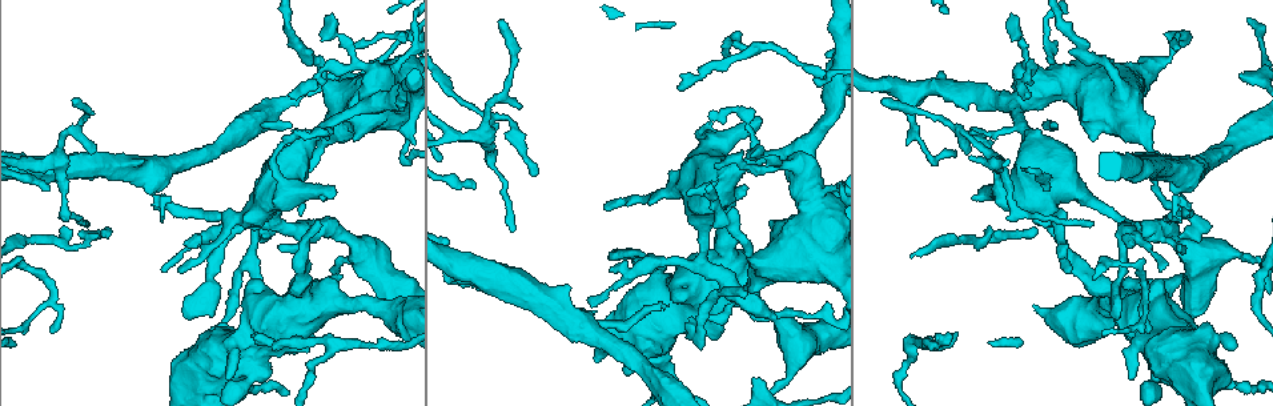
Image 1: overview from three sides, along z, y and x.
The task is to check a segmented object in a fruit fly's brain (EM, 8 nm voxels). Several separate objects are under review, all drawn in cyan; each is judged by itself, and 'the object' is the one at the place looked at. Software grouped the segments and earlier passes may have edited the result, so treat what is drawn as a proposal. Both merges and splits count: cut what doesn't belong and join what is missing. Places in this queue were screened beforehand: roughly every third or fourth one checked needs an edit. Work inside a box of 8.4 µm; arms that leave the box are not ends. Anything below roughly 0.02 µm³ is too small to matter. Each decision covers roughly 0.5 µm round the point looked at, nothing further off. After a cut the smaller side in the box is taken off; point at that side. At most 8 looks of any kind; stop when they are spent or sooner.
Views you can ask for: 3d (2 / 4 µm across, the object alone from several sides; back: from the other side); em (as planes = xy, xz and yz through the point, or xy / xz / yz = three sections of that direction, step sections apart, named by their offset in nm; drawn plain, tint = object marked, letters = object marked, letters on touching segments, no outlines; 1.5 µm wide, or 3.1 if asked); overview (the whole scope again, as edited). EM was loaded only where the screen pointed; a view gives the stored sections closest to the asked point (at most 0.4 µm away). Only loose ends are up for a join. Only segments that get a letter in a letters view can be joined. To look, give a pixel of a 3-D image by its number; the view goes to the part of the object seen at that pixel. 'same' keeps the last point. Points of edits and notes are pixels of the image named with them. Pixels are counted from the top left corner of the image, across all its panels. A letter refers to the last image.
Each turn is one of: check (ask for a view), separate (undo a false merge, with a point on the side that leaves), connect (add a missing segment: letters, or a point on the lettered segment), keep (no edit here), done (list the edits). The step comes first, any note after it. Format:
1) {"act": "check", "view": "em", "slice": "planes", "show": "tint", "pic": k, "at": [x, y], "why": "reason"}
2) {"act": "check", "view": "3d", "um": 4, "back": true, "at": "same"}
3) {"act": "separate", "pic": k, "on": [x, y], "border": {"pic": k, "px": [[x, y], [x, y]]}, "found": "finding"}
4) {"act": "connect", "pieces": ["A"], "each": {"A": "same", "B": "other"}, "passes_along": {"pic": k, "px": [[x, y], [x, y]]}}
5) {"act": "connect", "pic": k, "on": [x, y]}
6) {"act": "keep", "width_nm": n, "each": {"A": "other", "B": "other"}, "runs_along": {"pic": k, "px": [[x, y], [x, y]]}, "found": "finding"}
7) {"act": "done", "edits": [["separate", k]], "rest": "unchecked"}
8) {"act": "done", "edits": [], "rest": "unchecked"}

{"act": "check", "view": "em", "slice": "planes", "show": "letters", "pic": 1, "at": [326, 196], "why": "free end"}

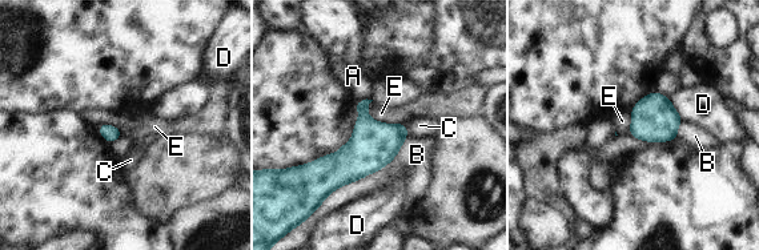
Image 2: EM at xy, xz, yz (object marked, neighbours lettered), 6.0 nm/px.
{"act": "keep", "each": {"A": "other", "B": "other", "C": "other", "D": "other", "E": "other"}, "border": {"pic": 2, "px": [[406, 137], [314, 210]]}, "found": "none of them fits"}

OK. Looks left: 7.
{"act": "check", "view": "3d", "um": 2, "pic": 1, "at": [226, 376], "why": "branch stops here"}

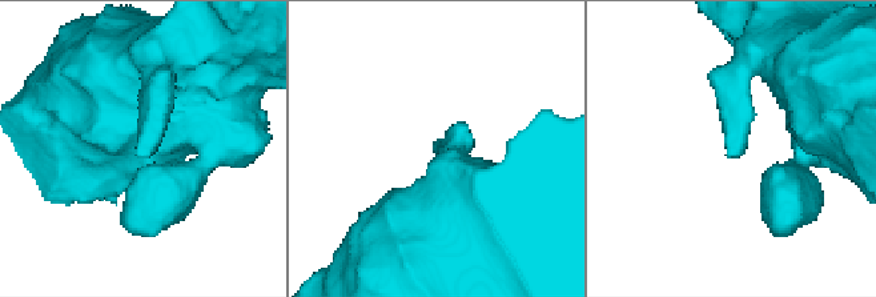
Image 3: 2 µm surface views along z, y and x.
{"act": "check", "view": "em", "slice": "yz", "step": 4, "show": "tint", "pic": 3, "at": [728, 155], "why": "now the EM"}

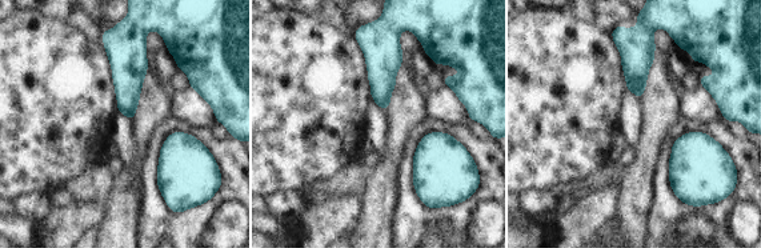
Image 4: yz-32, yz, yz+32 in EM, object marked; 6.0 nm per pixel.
{"act": "check", "view": "em", "slice": "planes", "show": "letters", "at": "same"}

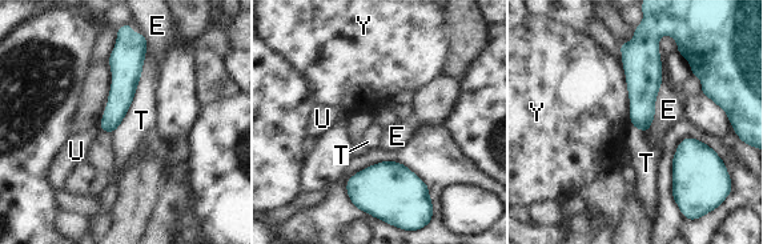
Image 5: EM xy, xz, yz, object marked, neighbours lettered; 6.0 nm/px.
{"act": "keep", "width_nm": 140, "each": {"E": "other", "T": "other", "U": "other", "Y": "other"}, "border": {"pic": 5, "px": [[622, 68], [633, 126]]}, "found": "no lettered segment goes on from it"}

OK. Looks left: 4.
{"act": "check", "view": "3d", "um": 2, "pic": 1, "at": [780, 379], "why": "thick turns thin"}

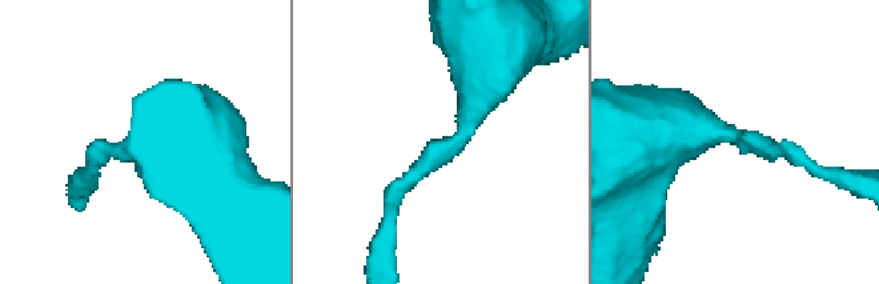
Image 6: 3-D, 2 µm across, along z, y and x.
{"act": "check", "view": "em", "slice": "planes", "show": "letters", "pic": 6, "at": [448, 141]}

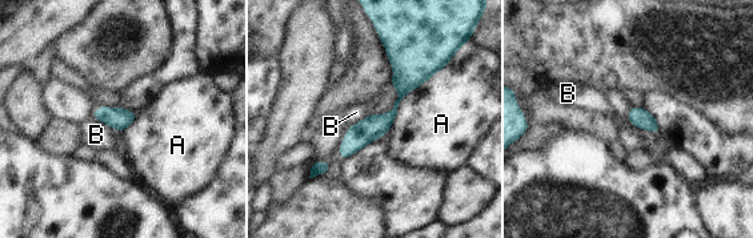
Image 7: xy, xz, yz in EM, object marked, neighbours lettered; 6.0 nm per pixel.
{"act": "keep", "width_nm": 120, "each": {"A": "other", "B": "other"}, "border": {"pic": 7, "px": [[92, 117], [103, 121], [112, 129]]}, "found": "continuous, no second cell"}

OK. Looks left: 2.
{"act": "done", "edits": [], "rest": "unchecked"}

